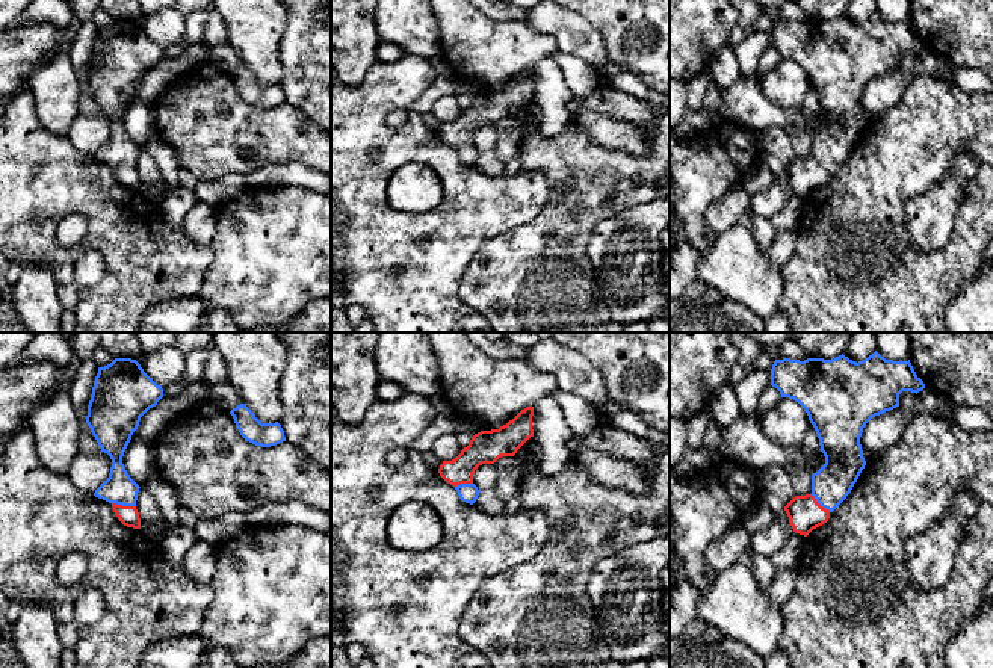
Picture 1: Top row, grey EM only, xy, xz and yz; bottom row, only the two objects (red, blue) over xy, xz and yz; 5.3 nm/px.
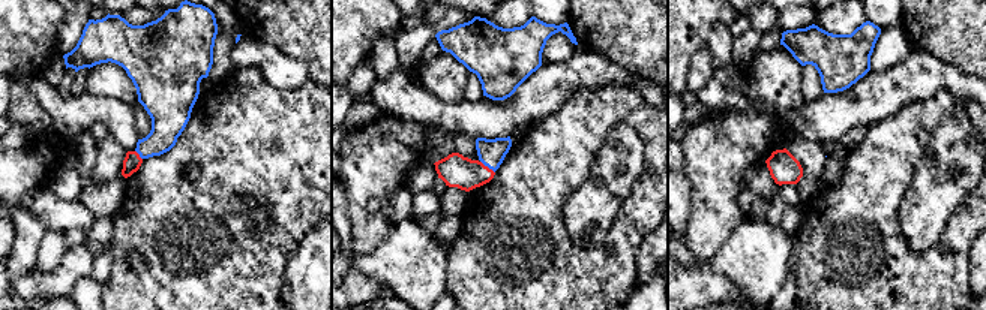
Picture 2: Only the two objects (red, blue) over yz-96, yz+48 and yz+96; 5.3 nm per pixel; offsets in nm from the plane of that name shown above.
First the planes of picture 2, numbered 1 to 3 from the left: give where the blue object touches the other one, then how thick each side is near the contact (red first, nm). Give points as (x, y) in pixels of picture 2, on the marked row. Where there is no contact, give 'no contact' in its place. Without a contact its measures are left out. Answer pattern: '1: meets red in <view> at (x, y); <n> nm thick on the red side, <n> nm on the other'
1: meets red in yz-96 at (138, 154); 90 nm thick on the red side, 190 nm on the other
2: meets red in yz+48 at (486, 166); 180 nm thick on the red side, 150 nm on the other
3: no contact

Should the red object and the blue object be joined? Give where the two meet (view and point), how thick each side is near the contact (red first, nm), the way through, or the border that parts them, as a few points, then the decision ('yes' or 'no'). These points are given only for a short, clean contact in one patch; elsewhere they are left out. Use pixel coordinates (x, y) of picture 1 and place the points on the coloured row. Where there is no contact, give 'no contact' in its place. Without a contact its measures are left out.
xy (124, 507) | 110/170 nm | across xy (129, 516), (124, 507), (120, 488) | yes

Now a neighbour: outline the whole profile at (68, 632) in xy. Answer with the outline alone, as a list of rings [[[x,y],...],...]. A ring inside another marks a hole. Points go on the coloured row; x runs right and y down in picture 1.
[[[71,620],[65,623],[59,623],[57,635],[65,648],[74,648],[79,641],[79,624]]]

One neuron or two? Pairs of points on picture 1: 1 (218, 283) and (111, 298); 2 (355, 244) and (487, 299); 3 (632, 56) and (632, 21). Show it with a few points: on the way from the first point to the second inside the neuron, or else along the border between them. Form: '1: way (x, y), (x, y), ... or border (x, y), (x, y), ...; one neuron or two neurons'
1: border (212, 250), (212, 263), (198, 295); two neurons
2: border (473, 254), (460, 281), (460, 296), (482, 315); two neurons
3: way (632, 47), (632, 30); one neuron

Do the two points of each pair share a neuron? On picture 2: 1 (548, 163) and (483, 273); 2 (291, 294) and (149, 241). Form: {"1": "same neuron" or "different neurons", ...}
{"1": "same neuron", "2": "different neurons"}

